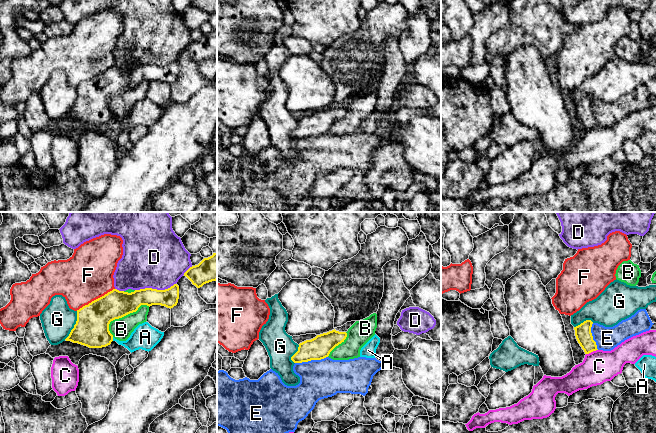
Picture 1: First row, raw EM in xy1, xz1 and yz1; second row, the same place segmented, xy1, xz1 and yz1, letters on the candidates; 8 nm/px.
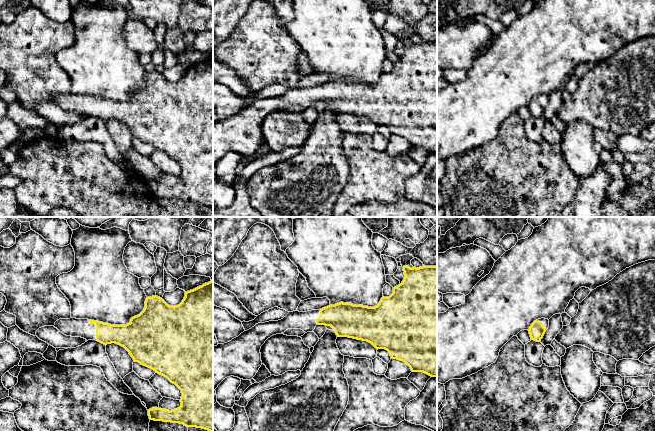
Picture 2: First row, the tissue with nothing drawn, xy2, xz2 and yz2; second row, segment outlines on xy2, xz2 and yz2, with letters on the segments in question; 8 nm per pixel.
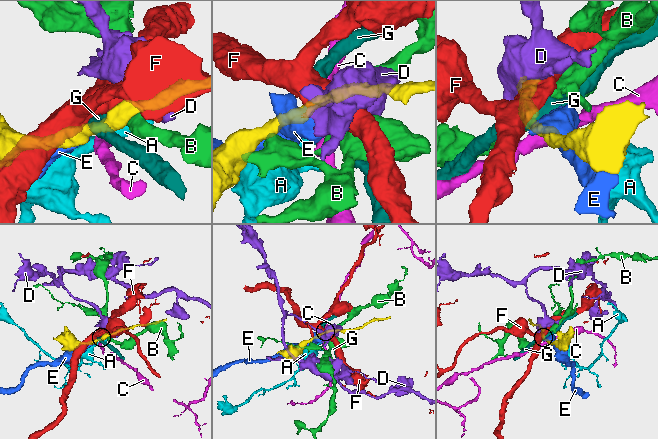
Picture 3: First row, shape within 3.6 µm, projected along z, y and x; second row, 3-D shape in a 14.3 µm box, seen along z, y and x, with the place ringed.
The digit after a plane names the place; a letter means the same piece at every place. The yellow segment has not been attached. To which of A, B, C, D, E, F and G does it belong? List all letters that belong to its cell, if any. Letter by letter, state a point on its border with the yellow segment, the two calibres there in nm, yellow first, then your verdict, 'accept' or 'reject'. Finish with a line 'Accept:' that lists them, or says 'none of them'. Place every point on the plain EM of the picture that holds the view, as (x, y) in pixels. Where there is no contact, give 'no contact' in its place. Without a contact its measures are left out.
A: xy1 (112, 115) | 280/190 nm | reject
B: xy1 (124, 91) | 260/170 nm | reject
C: yz1 (591, 127) | 130/260 nm | reject
D: xy1 (155, 65) | 160/480 nm | reject
E: xz1 (311, 135) | 180/320 nm | reject
F: xy1 (96, 75) | 280/400 nm | reject
G: xy1 (74, 101) | 280/260 nm | reject
Accept: none of them

